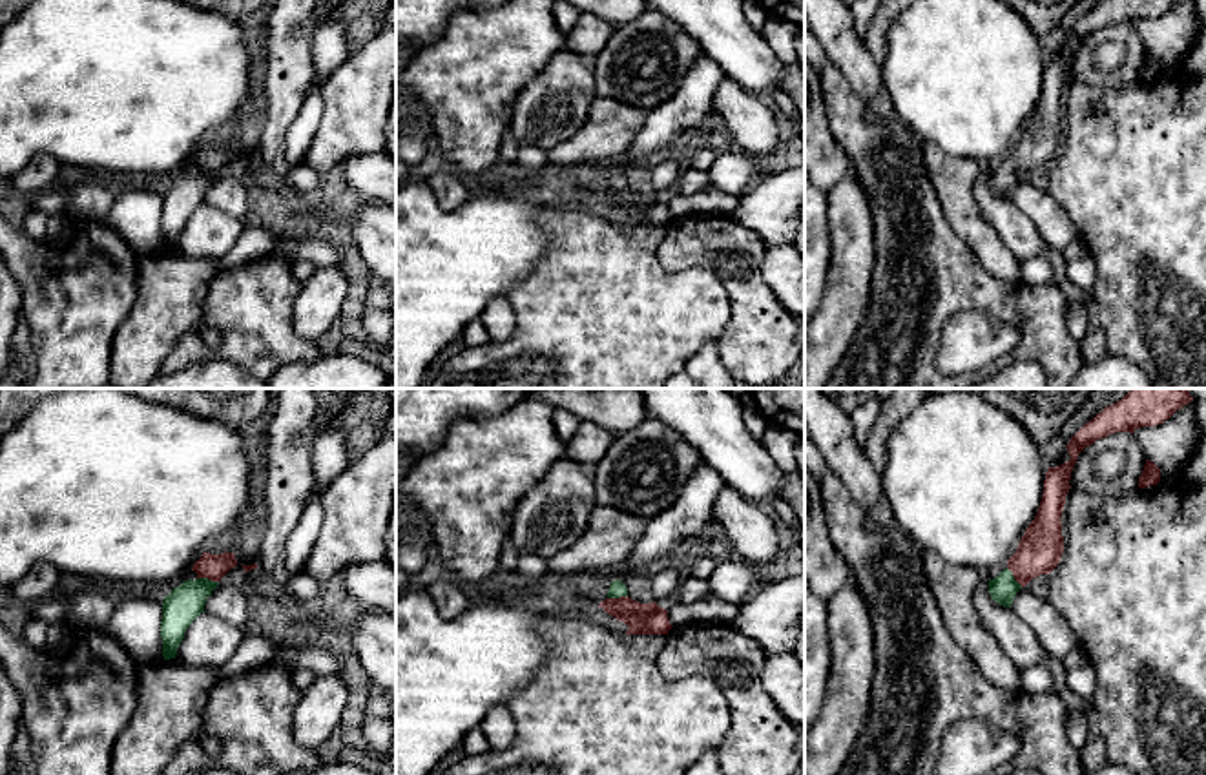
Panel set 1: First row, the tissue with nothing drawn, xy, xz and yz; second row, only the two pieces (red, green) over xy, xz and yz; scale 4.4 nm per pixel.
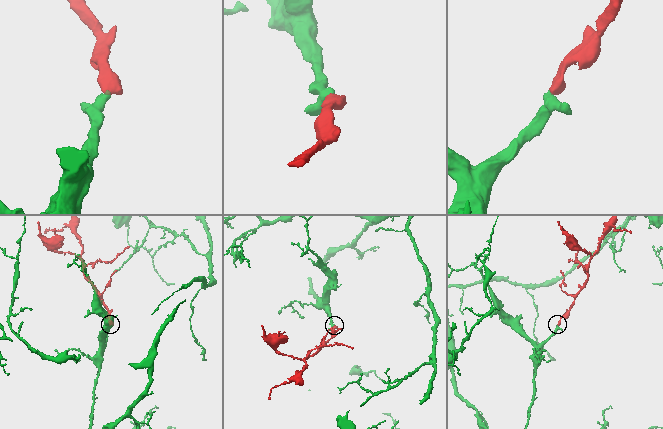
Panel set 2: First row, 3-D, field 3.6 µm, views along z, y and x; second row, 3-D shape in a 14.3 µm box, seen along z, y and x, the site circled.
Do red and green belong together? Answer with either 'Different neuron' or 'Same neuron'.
Same neuron

